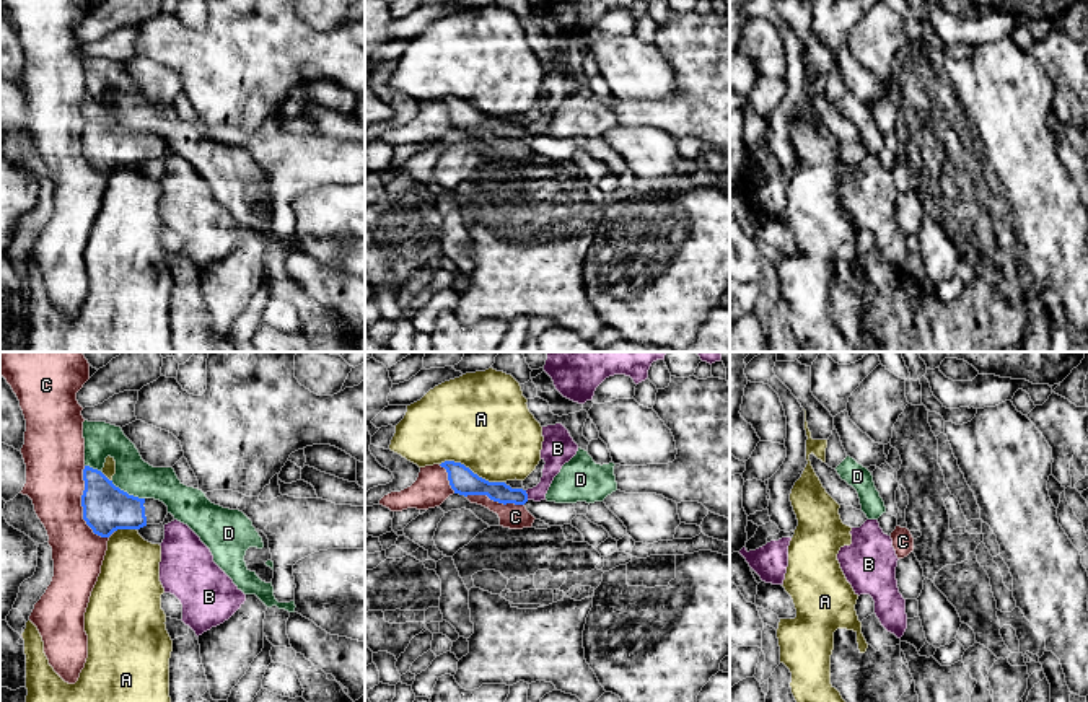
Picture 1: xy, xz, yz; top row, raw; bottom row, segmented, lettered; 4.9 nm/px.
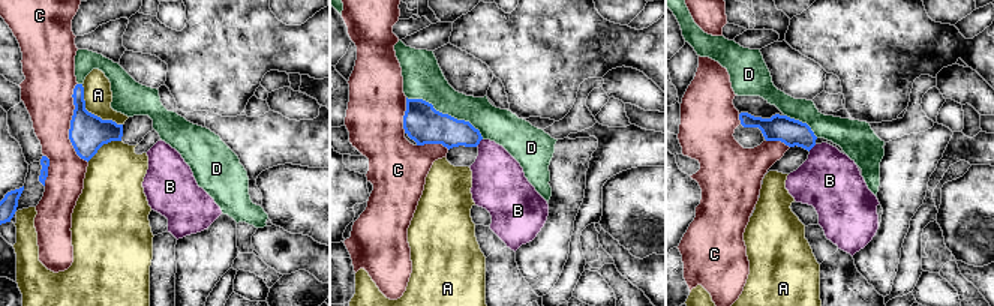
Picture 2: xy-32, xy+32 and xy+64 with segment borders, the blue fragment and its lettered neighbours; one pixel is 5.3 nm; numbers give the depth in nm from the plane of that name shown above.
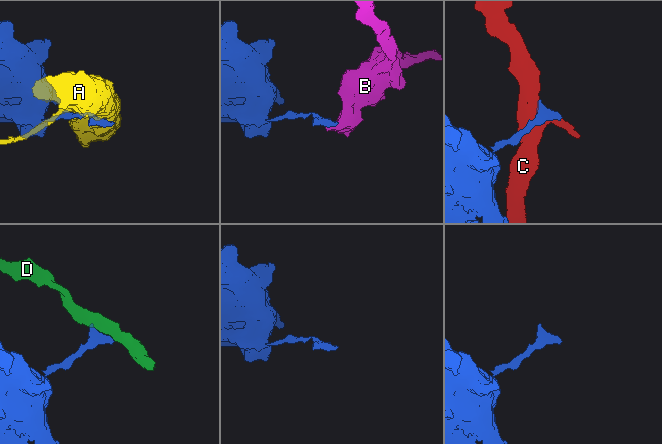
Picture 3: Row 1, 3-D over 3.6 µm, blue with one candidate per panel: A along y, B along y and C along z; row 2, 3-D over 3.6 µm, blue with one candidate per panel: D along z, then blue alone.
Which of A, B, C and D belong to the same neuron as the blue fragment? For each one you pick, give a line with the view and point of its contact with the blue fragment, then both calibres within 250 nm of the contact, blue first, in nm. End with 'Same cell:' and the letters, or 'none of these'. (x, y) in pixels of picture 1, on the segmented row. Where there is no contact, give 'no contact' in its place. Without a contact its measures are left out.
Same cell: none of these

